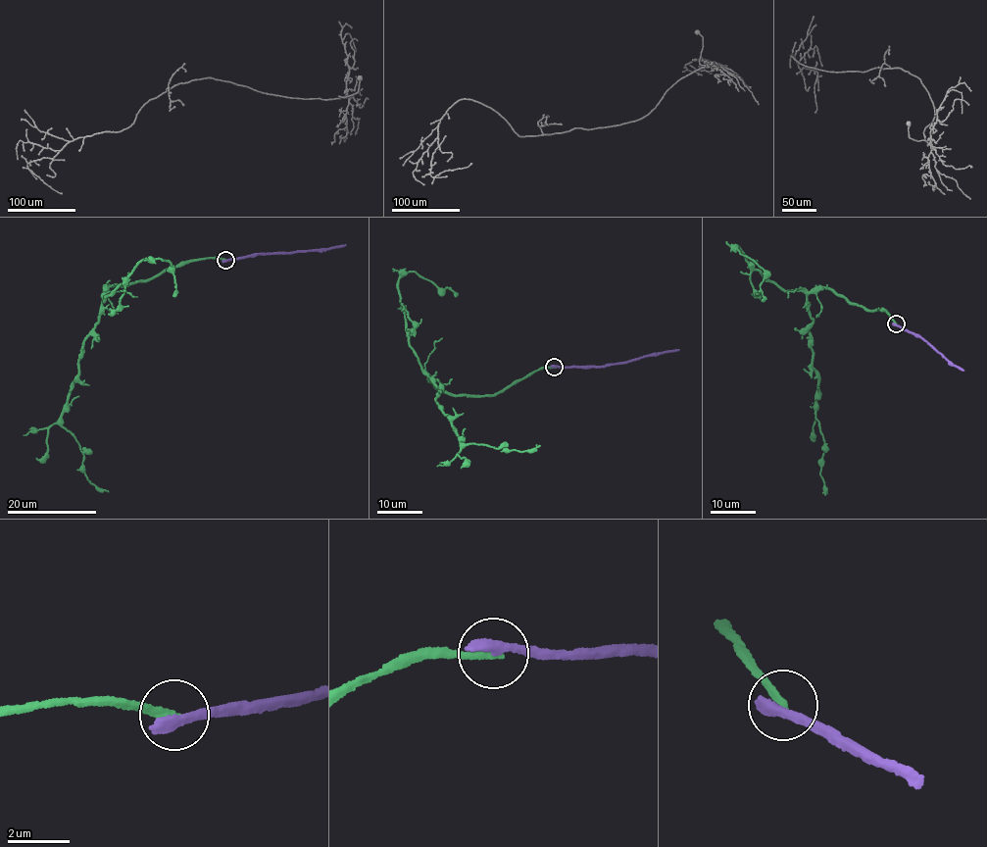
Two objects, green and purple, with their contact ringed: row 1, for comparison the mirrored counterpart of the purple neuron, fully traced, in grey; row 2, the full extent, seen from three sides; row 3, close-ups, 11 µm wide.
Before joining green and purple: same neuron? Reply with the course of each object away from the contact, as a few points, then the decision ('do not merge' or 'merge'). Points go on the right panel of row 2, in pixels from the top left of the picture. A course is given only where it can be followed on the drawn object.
green runs (896, 323), (885, 311), (851, 302), (827, 288), (808, 294), (824, 495); purple runs (895, 323), (963, 370); do not merge

